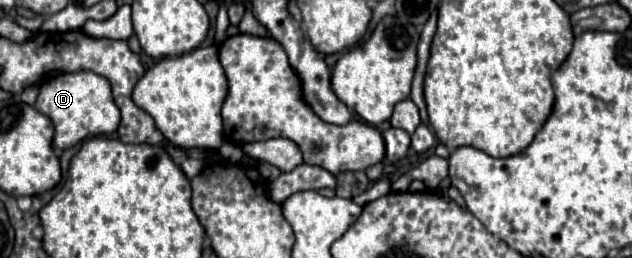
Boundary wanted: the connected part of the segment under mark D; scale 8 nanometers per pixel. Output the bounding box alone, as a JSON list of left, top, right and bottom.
[34,72,120,150]

